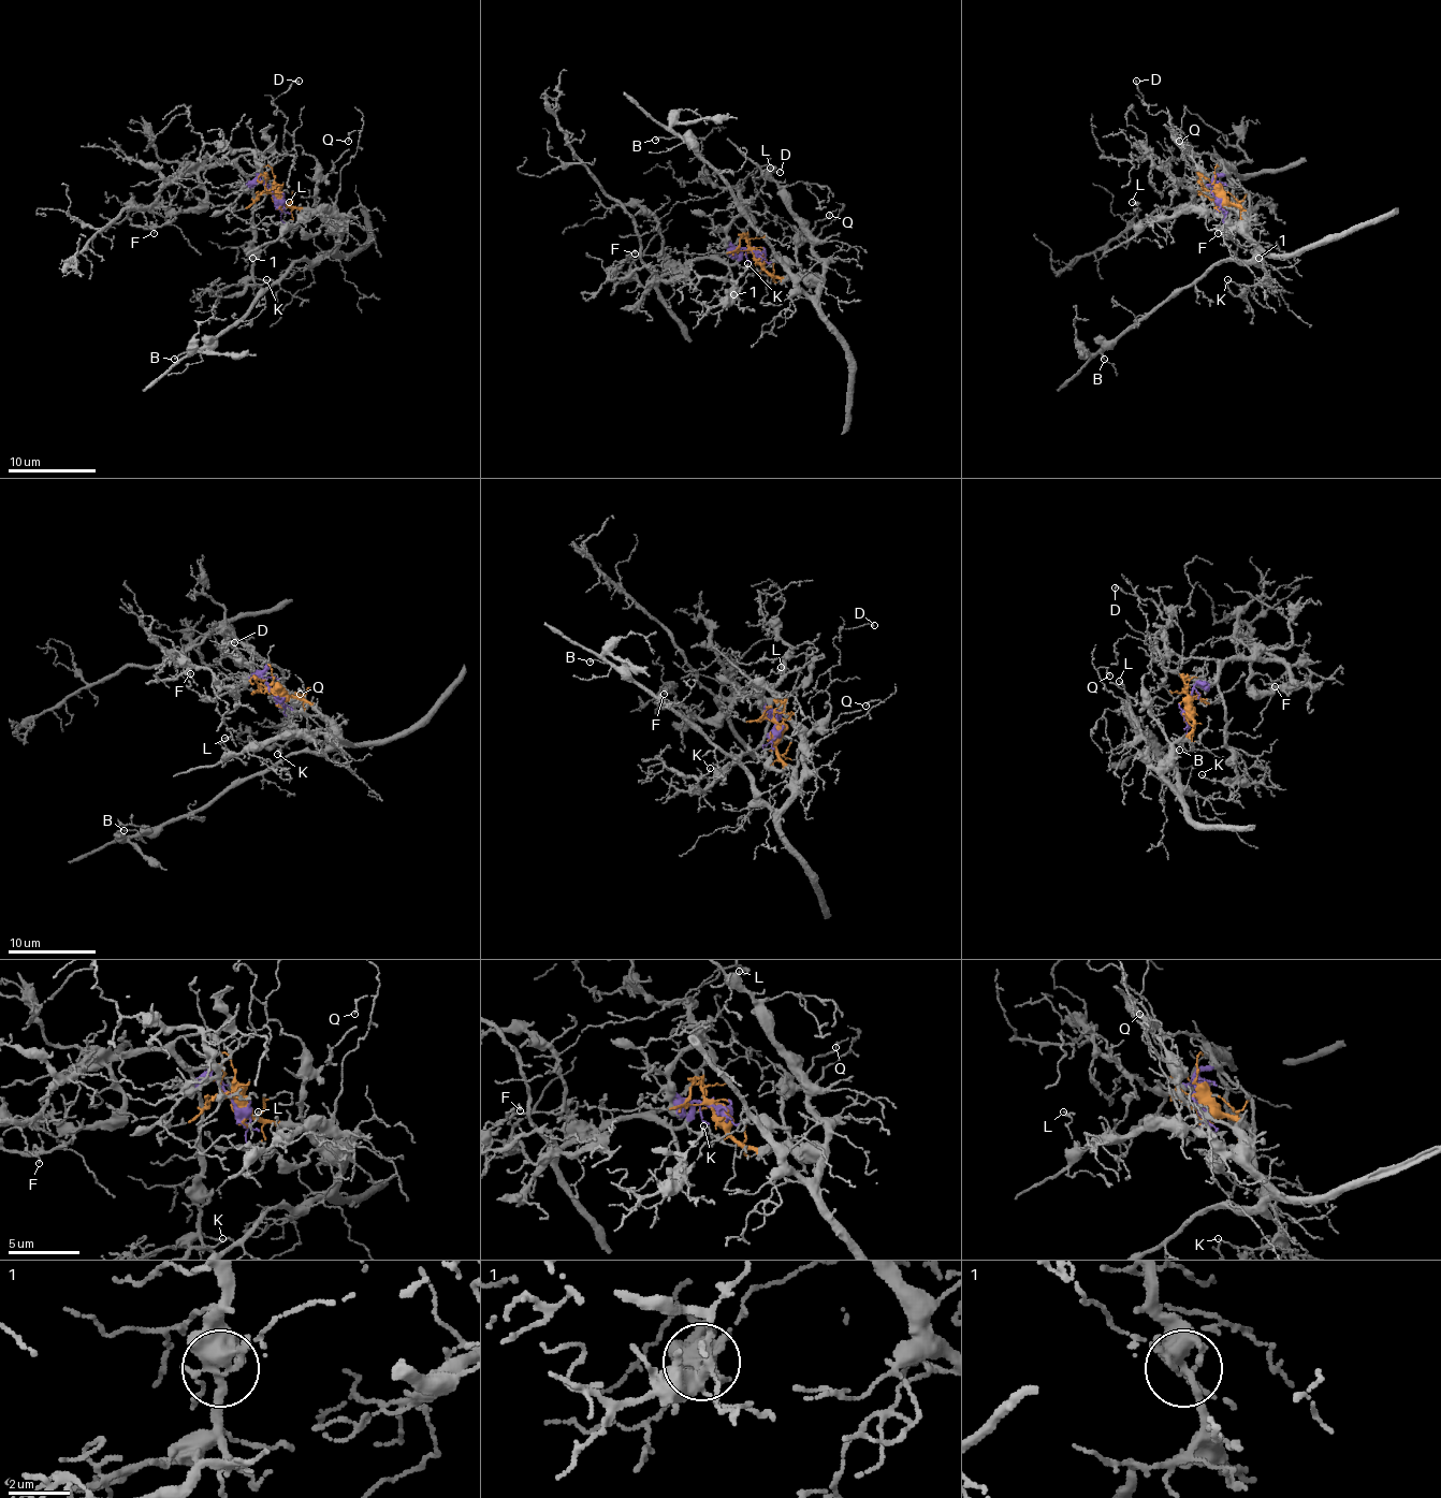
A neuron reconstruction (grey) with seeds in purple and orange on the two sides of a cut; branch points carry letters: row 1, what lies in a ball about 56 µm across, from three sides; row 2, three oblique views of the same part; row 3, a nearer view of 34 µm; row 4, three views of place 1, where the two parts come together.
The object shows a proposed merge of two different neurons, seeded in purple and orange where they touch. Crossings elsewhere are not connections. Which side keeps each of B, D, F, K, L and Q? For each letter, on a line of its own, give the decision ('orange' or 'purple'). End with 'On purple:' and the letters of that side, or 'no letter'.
B: orange
D: orange
F: purple
K: purple
L: orange
Q: orange
On purple: F, K

